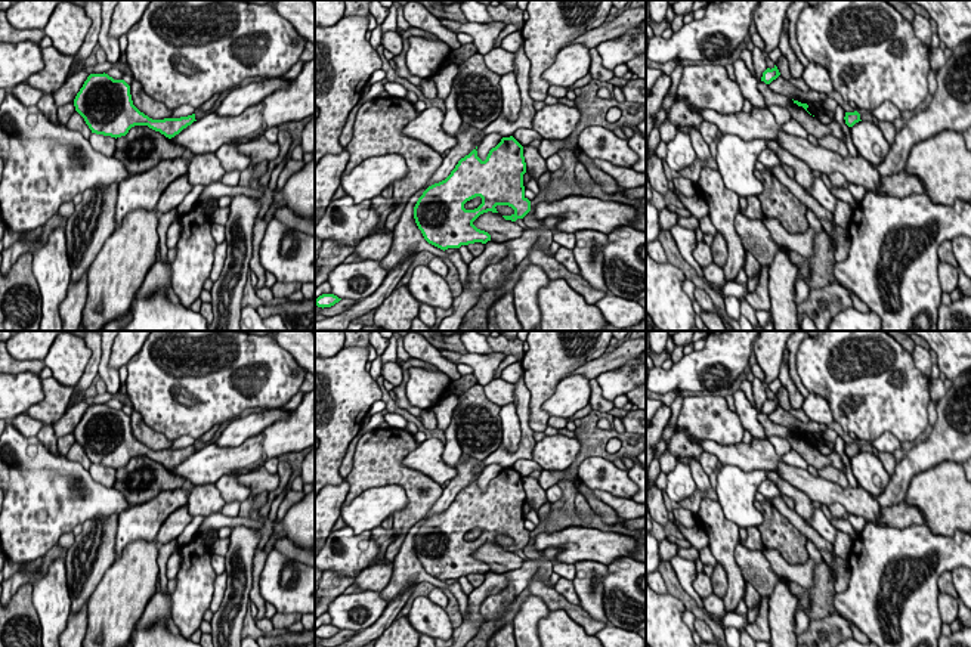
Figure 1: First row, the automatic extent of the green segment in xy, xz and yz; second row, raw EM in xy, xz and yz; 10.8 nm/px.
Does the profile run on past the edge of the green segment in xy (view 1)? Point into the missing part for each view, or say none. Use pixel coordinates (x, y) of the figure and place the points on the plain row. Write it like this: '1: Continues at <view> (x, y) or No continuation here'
1: No continuation here

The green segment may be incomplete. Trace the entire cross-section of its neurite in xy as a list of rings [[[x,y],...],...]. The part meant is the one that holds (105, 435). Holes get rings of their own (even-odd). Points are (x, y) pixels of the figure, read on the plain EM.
[[[105,403],[87,408],[74,430],[74,437],[92,464],[115,470],[126,467],[134,456],[148,456],[171,470],[197,452],[195,445],[180,449],[149,449],[133,436],[130,417]]]

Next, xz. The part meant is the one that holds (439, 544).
[[[513,467],[502,468],[485,492],[473,480],[445,511],[429,517],[418,529],[414,550],[424,570],[443,582],[486,575],[491,566],[473,555],[480,545],[498,544],[497,536],[508,536],[514,544],[502,548],[516,552],[531,542],[531,532],[525,527],[525,504],[523,477]],[[476,527],[482,529],[482,535],[466,541],[464,535]]]

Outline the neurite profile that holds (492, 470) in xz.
[[[489,464],[489,465],[486,465],[482,471],[480,471],[480,474],[479,474],[479,477],[477,477],[477,487],[482,490],[482,492],[485,492],[486,490],[486,487],[488,487],[488,485],[489,485],[489,482],[492,480],[492,479],[495,479],[500,473],[501,473],[501,470],[502,470],[502,467],[500,465],[500,464]]]

